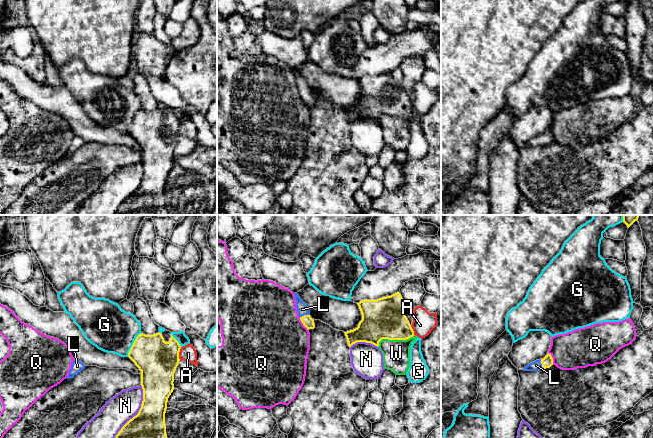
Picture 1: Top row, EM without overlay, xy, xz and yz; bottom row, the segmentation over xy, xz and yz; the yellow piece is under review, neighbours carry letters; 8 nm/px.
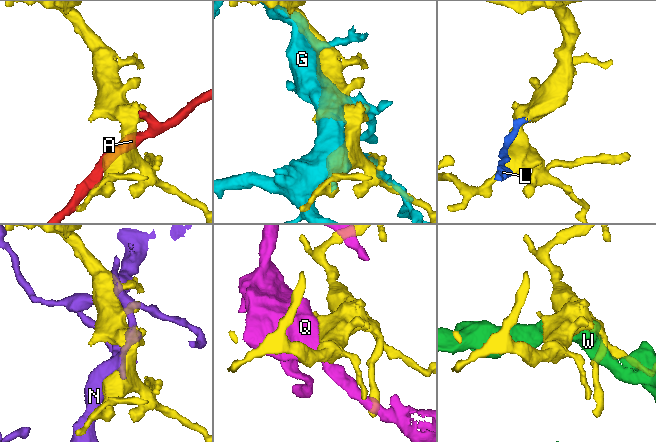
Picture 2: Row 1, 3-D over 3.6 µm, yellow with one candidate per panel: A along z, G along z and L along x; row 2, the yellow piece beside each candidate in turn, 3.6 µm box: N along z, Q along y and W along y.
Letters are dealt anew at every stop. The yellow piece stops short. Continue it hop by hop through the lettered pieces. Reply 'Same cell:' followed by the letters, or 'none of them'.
Same cell: L

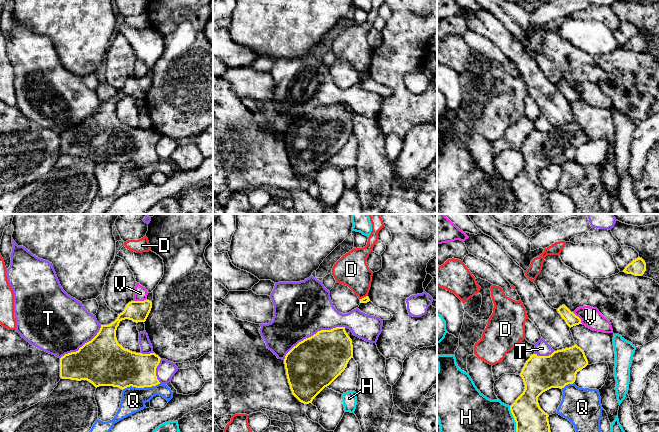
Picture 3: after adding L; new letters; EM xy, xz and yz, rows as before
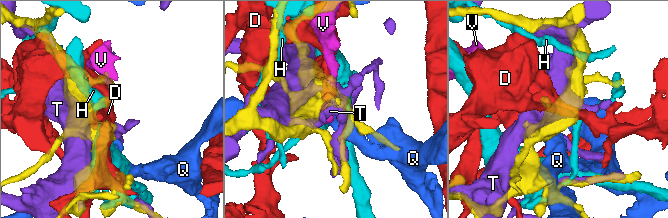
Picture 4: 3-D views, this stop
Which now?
Same cell: none of them

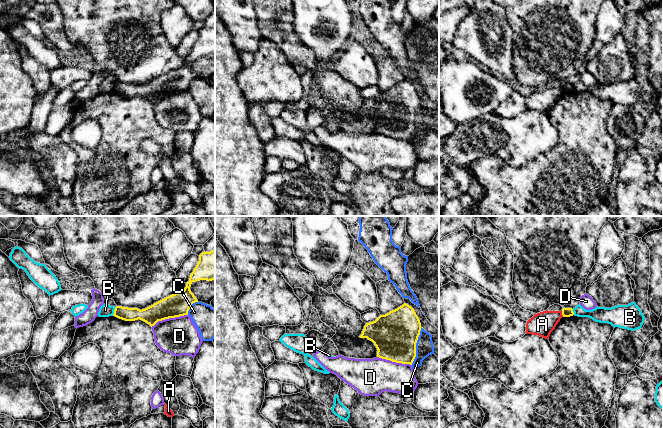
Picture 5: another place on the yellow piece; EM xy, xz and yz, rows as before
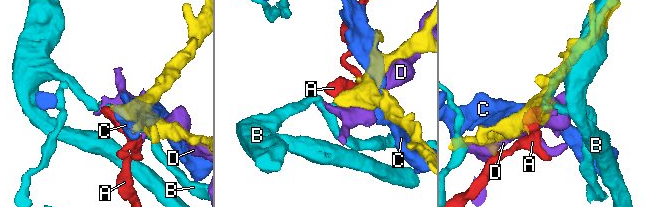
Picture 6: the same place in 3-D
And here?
Same cell: none of them

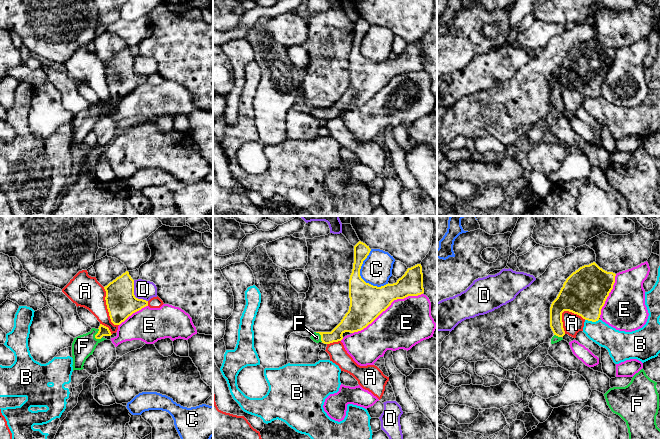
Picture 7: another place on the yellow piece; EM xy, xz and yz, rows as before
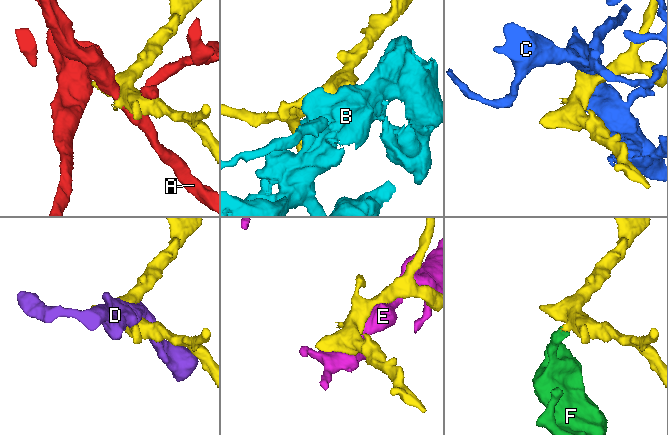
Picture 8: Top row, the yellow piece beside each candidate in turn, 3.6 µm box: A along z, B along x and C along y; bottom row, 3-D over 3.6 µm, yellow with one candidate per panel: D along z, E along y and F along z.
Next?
Same cell: F

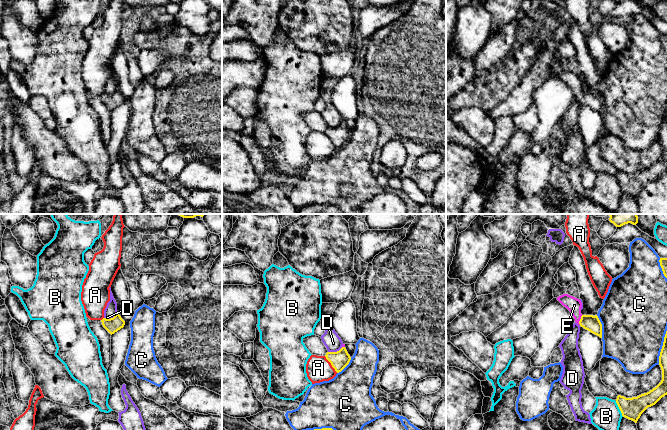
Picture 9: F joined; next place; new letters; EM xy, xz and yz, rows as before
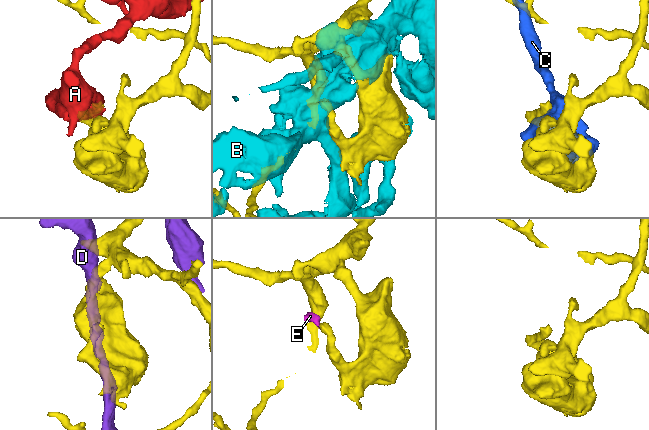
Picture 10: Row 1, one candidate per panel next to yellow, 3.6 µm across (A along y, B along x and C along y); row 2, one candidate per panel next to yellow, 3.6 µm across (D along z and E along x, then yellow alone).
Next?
Same cell: E

